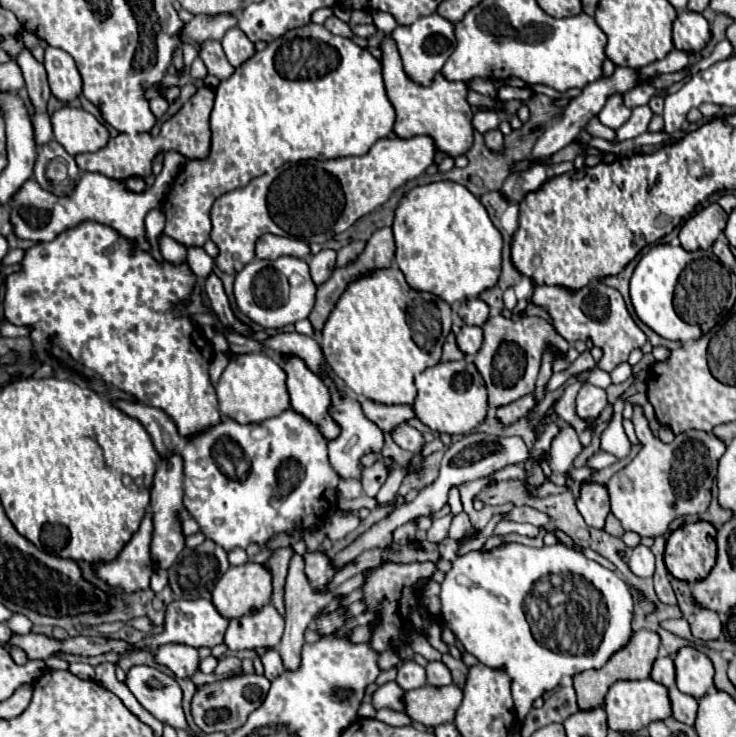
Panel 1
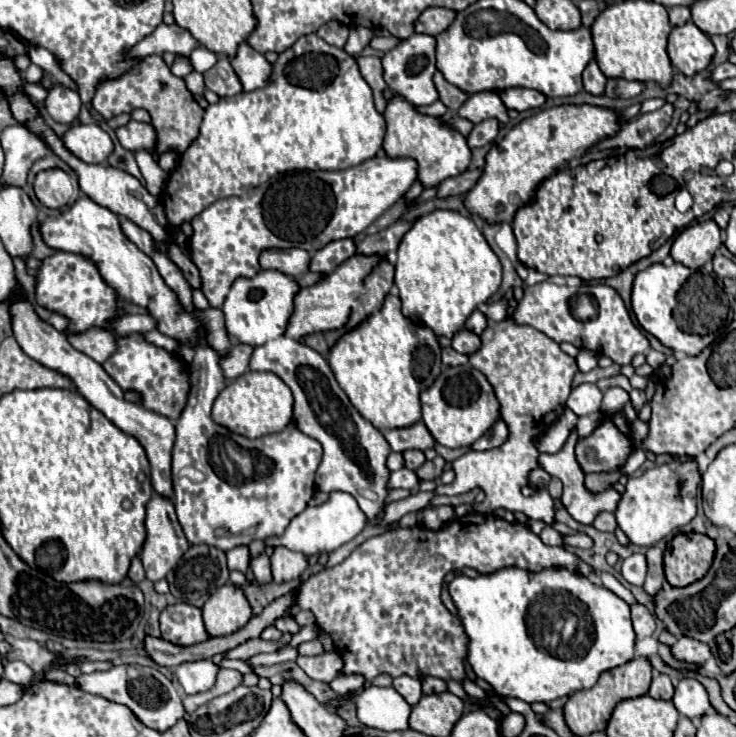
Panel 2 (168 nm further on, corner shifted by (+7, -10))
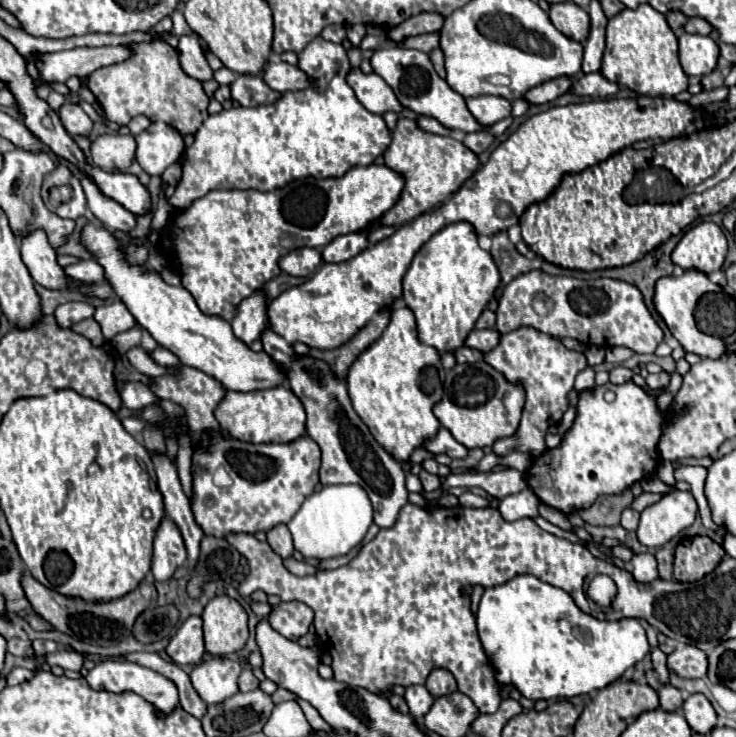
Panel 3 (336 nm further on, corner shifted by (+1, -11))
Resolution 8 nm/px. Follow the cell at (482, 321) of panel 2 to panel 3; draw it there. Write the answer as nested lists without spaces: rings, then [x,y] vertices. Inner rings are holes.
[[[485,309],[485,311],[481,313],[481,317],[477,319],[475,327],[477,327],[477,329],[493,329],[493,327],[495,327],[495,313],[489,311],[489,309]]]

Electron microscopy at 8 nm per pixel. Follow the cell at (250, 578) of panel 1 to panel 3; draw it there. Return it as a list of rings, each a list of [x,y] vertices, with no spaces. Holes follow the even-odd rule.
[[[219,595],[213,597],[203,611],[203,633],[205,633],[205,651],[213,657],[227,657],[239,653],[247,639],[247,613],[239,601]]]

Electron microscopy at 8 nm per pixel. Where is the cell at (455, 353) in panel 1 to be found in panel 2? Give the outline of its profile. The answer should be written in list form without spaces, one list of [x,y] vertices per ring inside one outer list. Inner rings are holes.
[[[451,346],[443,348],[443,364],[445,366],[461,366],[461,364],[467,364],[467,356],[465,354],[457,354]]]

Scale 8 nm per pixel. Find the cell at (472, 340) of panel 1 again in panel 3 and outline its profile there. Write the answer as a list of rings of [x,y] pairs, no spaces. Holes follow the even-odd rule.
[[[473,329],[471,335],[467,337],[465,345],[471,347],[471,349],[479,349],[479,351],[487,353],[499,343],[499,339],[501,339],[501,333],[497,329],[483,329],[483,331]]]

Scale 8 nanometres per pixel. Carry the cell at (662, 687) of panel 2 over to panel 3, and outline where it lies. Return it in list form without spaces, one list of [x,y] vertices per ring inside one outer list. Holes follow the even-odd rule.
[[[663,685],[659,689],[659,701],[661,701],[663,711],[681,711],[683,707],[683,695],[673,685]]]

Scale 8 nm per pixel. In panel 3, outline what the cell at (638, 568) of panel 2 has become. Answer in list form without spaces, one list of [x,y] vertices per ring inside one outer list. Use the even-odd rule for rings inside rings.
[[[645,553],[645,555],[633,555],[631,559],[631,573],[637,581],[641,583],[651,583],[659,577],[657,573],[657,561],[651,553]]]

